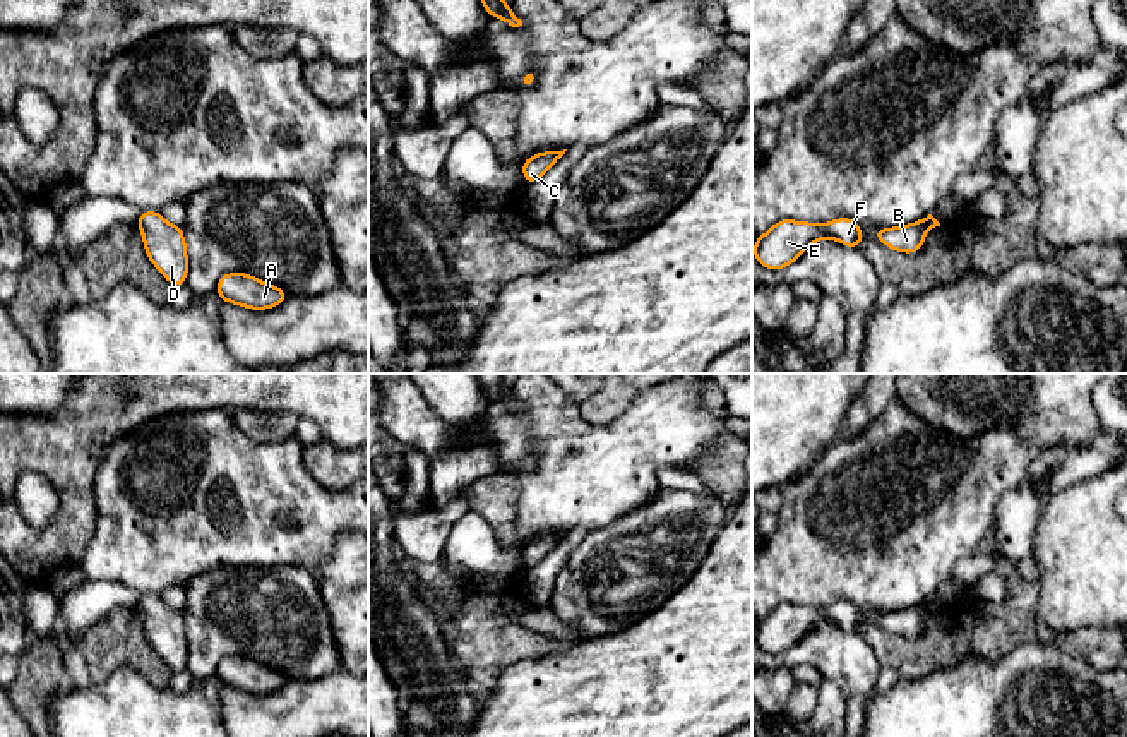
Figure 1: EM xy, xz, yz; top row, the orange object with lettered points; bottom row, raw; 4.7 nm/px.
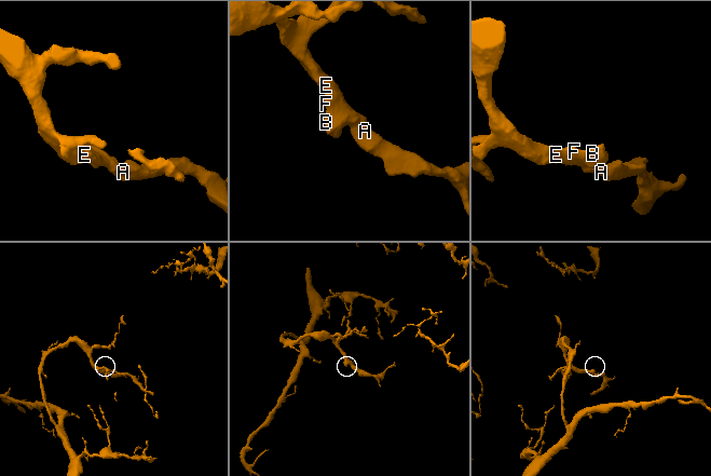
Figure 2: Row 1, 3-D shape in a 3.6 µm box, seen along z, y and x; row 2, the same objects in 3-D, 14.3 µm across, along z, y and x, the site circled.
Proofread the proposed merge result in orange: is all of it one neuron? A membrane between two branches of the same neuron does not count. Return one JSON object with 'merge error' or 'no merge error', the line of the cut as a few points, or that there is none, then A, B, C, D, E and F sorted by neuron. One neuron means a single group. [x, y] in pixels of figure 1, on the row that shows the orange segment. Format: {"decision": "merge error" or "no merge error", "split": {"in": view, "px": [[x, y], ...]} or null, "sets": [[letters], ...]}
{"decision": "no merge error", "split": null, "sets": [["A", "B", "C", "D", "E", "F"]]}

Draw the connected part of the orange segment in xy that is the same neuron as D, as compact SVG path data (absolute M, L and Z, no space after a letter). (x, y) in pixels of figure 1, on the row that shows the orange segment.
M142 211L140 228L144 250L154 267L176 288L185 285L188 274L188 255L183 228L168 223L159 211Z

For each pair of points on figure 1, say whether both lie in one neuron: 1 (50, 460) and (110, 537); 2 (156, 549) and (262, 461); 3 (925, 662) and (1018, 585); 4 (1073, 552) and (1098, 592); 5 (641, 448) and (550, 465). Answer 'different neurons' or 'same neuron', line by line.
1: different neurons
2: same neuron
3: same neuron
4: same neuron
5: same neuron

